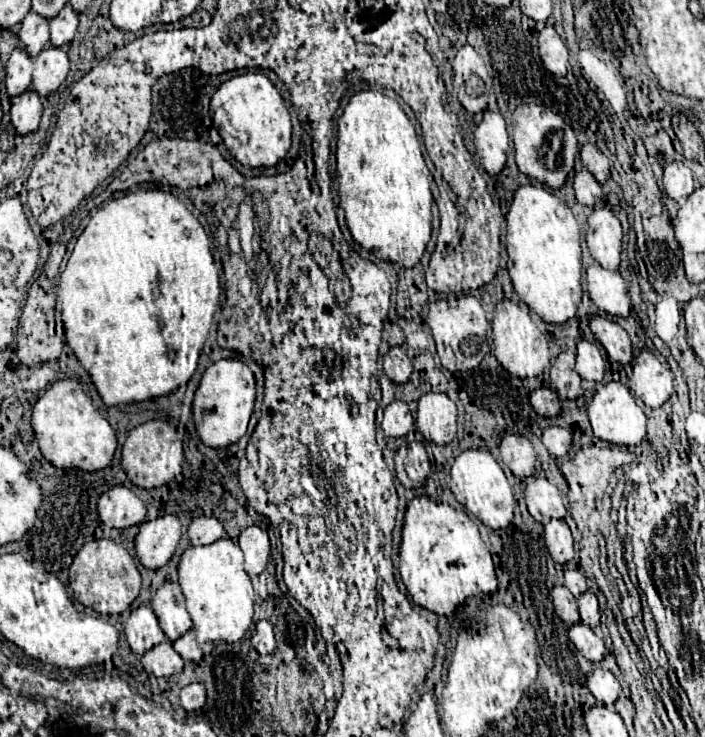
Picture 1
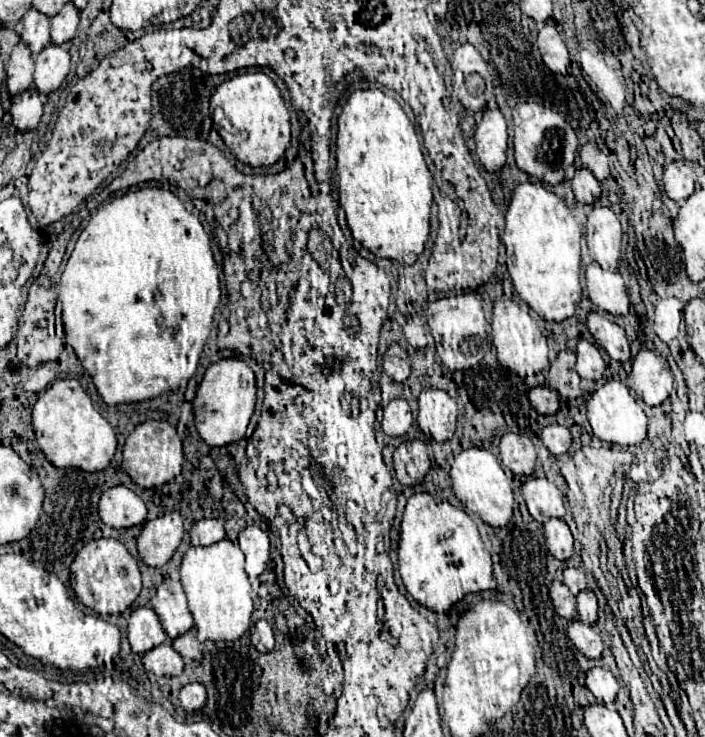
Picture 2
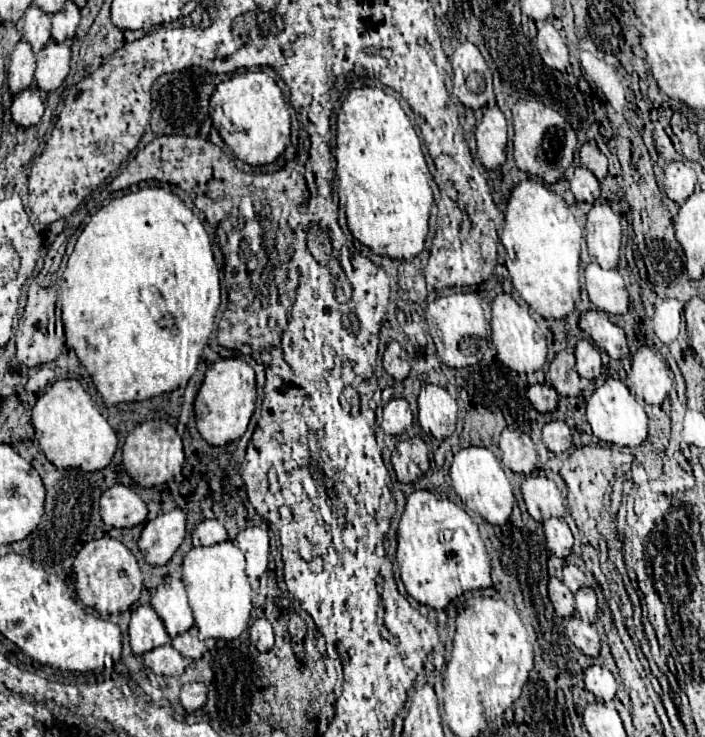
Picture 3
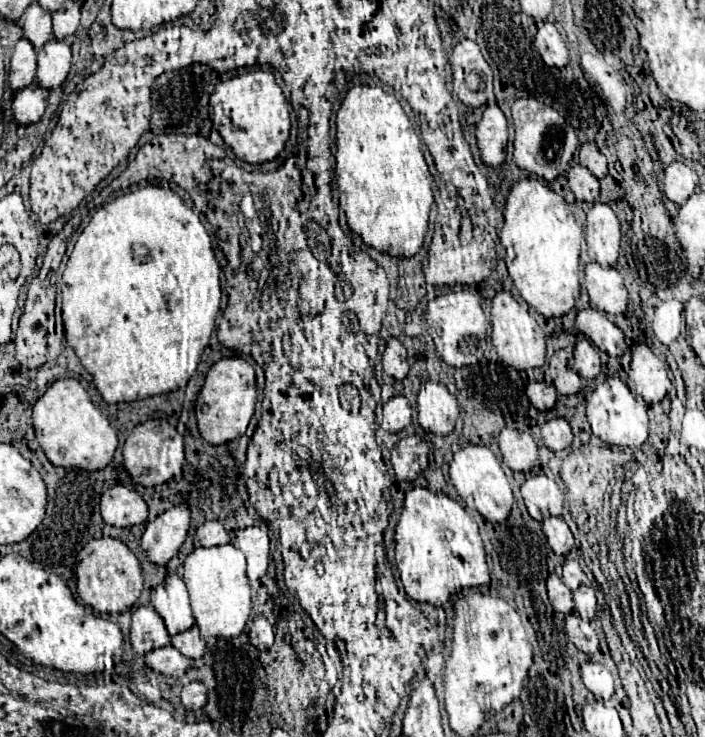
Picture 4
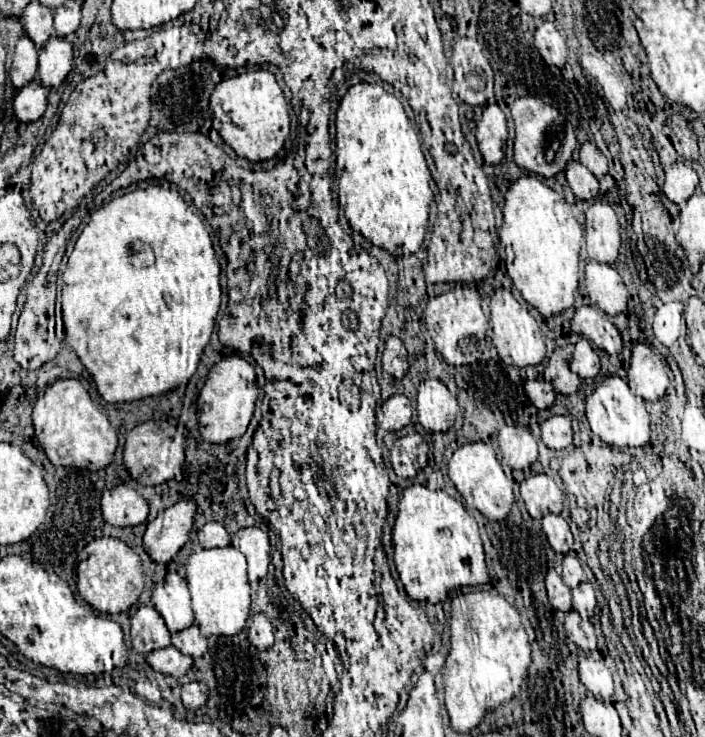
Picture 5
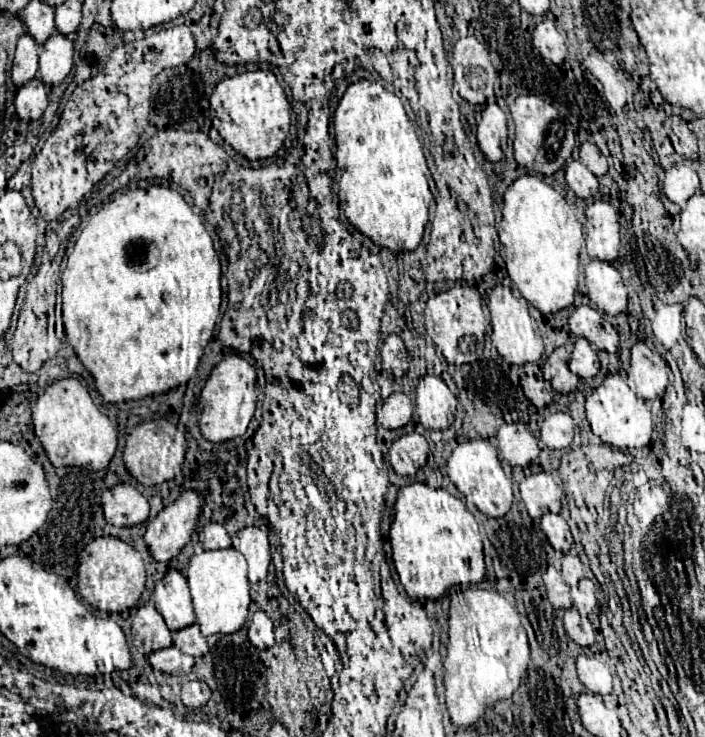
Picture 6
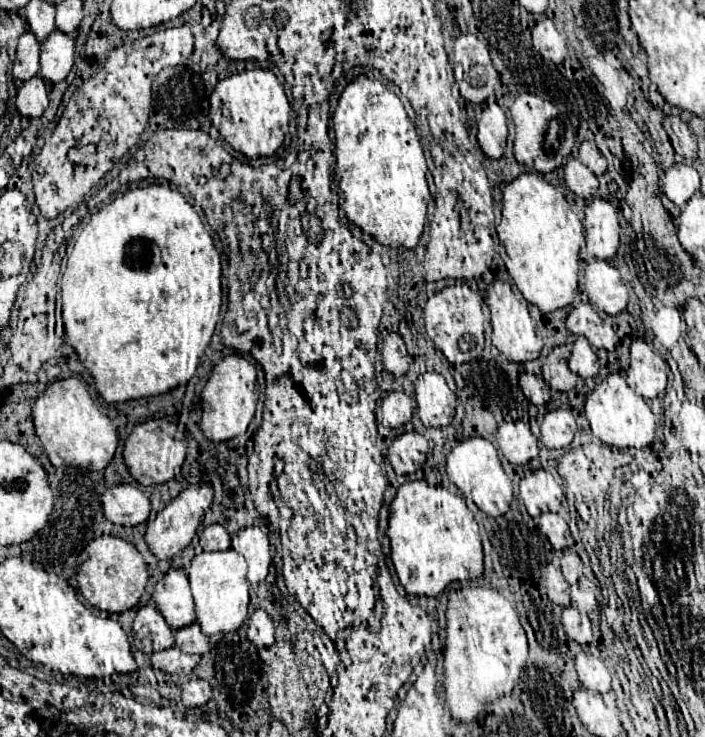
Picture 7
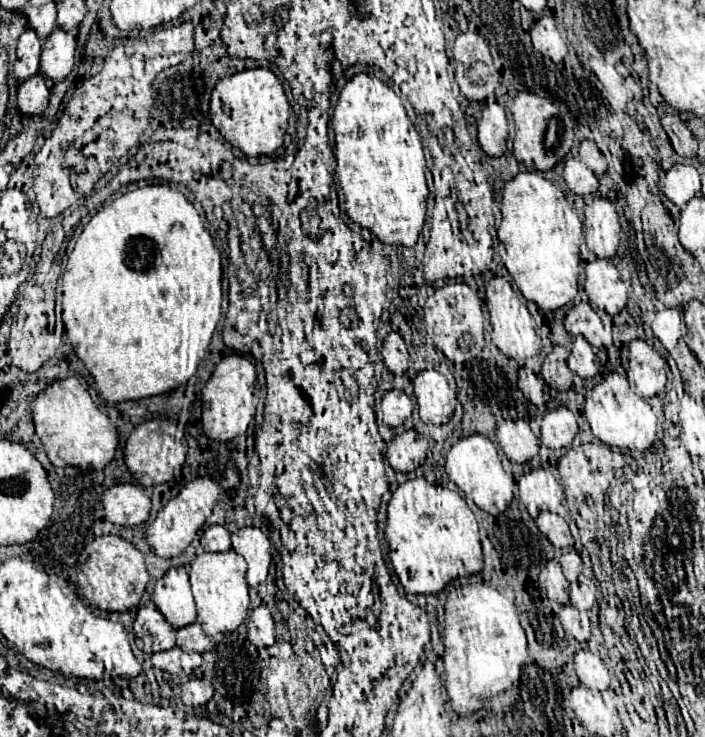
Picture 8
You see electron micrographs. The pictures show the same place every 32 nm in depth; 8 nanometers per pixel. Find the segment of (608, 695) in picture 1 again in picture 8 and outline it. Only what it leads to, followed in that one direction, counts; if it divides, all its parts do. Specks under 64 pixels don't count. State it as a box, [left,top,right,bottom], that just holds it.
[574,650,612,692]

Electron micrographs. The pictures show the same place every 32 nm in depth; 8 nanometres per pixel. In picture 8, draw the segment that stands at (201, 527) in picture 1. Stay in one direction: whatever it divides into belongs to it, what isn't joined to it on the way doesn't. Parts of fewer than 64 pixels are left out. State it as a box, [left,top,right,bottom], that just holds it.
[200,526,232,552]

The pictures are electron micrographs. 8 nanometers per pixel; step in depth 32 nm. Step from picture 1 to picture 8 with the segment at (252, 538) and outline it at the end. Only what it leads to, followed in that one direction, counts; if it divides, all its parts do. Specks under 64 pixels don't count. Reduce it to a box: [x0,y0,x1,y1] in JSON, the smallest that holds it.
[232,528,272,588]

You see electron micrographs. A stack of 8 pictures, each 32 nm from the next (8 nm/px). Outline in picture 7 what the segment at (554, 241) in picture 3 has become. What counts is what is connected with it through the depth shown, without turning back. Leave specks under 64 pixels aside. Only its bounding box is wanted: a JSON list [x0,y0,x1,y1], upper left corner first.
[498,172,584,314]

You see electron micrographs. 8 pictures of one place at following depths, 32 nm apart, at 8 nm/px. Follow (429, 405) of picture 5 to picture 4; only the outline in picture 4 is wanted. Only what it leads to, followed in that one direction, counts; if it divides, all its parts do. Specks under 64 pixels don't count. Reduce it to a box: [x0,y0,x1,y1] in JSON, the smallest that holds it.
[418,382,458,434]

